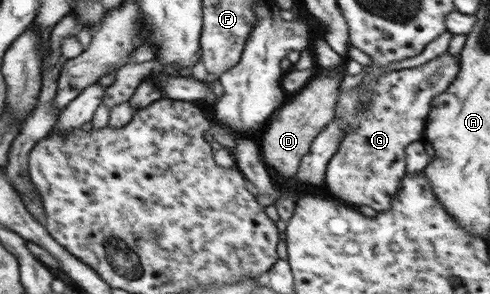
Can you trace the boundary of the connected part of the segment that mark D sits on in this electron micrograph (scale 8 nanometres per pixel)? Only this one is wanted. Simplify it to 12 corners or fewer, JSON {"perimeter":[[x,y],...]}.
{"perimeter":[[318,69],[271,116],[263,162],[293,178],[334,120],[346,74]]}

